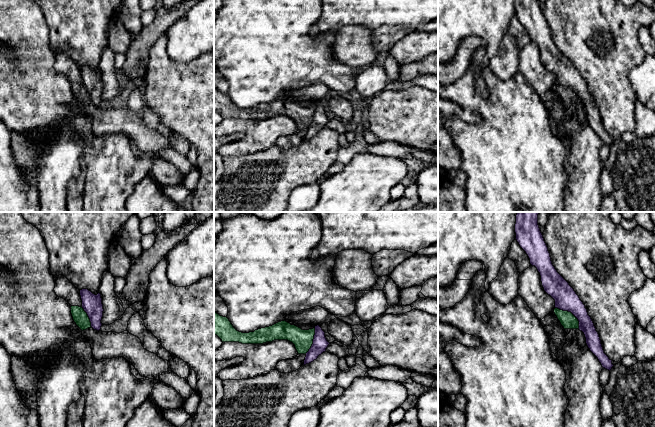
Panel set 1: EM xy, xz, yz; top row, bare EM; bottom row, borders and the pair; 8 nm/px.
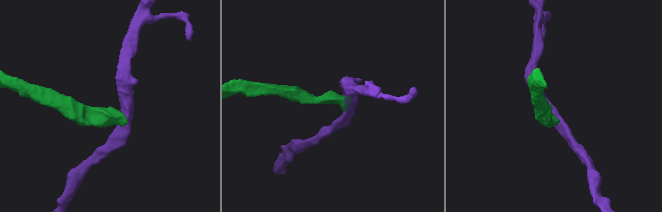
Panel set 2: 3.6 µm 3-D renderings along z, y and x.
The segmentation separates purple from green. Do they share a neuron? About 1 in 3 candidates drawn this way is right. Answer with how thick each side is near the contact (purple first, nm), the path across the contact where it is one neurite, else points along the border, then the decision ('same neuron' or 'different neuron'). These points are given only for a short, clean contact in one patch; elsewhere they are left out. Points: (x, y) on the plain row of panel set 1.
calibres 190 and 120 nm; border yz (555, 83), (569, 87), (577, 95), (579, 104); different neuron

